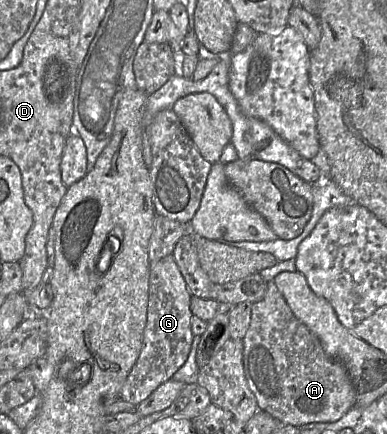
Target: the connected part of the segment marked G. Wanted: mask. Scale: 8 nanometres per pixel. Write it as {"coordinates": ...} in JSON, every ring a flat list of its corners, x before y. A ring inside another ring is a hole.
{"coordinates":[[172,254,155,264,150,264,147,323,144,329,143,347,119,393,119,397,124,401,137,406,160,385,172,379,188,359,195,337,191,329,193,316,190,308,191,297]]}

